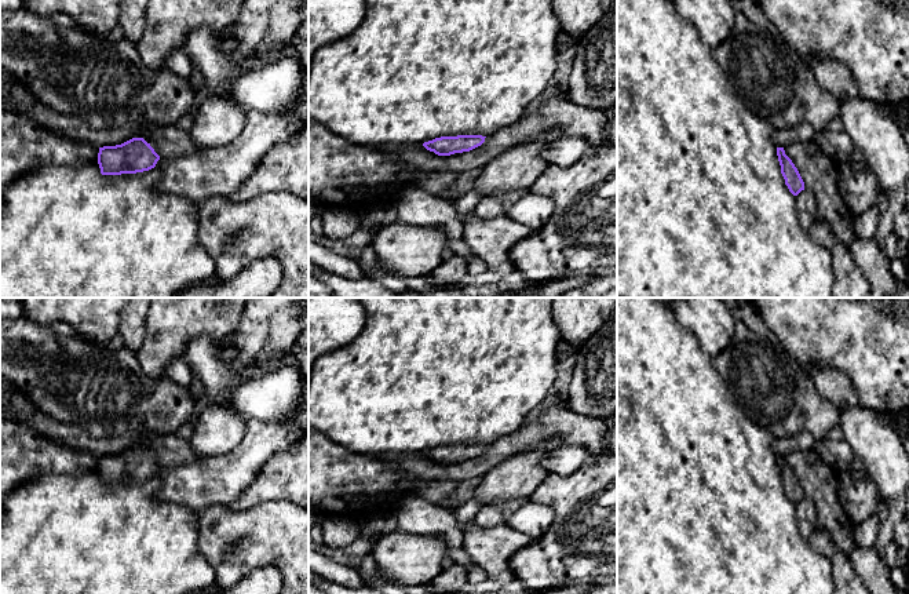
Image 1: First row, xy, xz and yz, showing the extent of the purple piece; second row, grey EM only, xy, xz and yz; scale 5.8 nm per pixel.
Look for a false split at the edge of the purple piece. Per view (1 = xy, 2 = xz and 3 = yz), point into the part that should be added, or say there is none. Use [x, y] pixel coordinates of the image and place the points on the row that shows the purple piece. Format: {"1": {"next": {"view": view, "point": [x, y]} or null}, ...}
{"1": {"next": null}, "2": {"next": null}, "3": {"next": null}}

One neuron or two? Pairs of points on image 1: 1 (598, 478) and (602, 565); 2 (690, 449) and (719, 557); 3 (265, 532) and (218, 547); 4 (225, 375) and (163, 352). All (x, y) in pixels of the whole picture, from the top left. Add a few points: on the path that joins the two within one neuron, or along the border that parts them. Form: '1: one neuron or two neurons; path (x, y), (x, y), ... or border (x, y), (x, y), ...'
1: one neuron; path (586, 500), (586, 543)
2: one neuron; path (690, 476), (690, 528), (693, 531)
3: one neuron; path (254, 535), (238, 535), (234, 539), (229, 539)
4: two neurons; border (201, 334), (187, 345), (179, 359)

